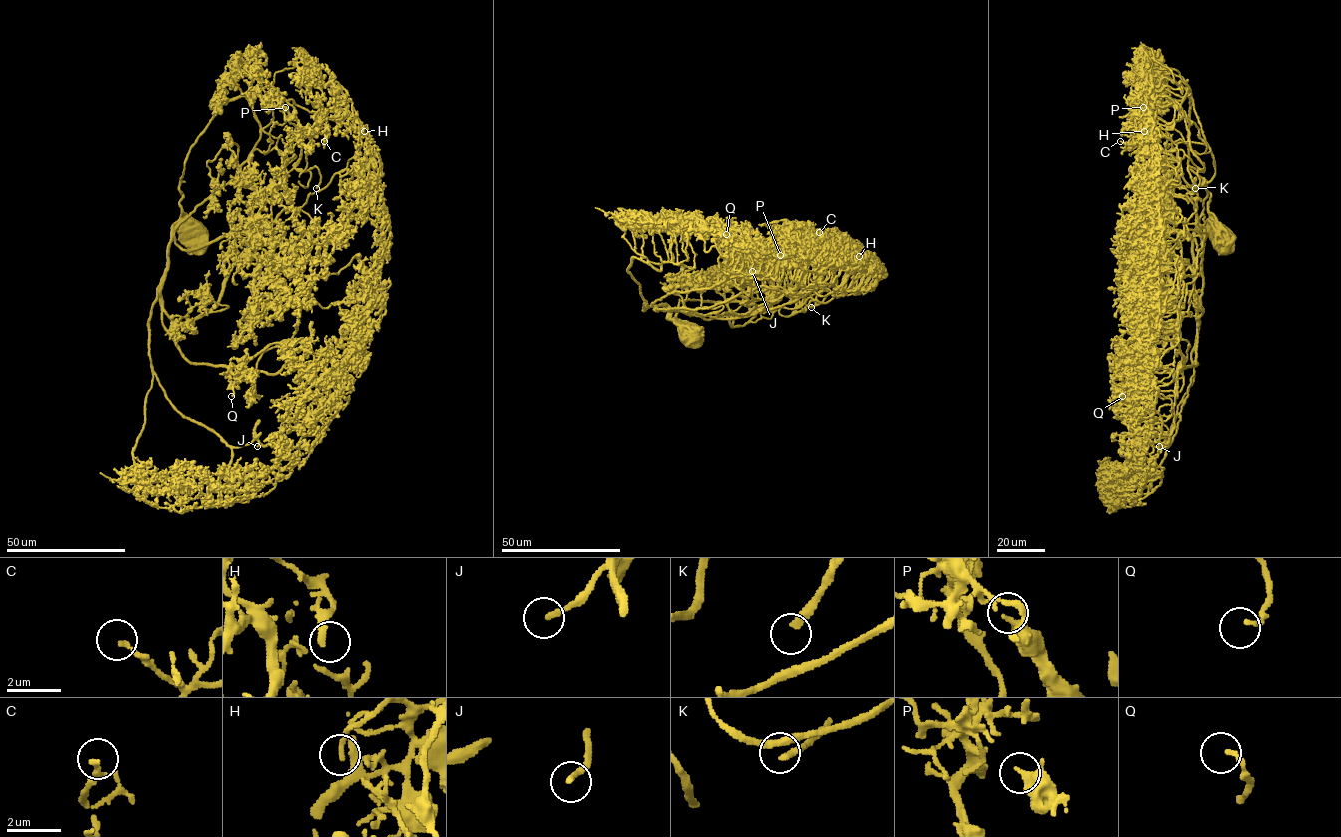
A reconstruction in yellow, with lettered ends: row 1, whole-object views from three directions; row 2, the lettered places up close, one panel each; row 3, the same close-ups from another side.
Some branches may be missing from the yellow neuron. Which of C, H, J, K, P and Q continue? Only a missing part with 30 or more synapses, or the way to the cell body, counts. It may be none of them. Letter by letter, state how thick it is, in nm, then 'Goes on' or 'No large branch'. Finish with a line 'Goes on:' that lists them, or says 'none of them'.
C: Thickness 180 nm. No large branch
H: Thickness 150 nm. No large branch
J: Thickness 200 nm. Goes on
K: Thickness 180 nm. Goes on
P: Thickness 280 nm. No large branch
Q: Thickness 170 nm. No large branch
Goes on: J, K

